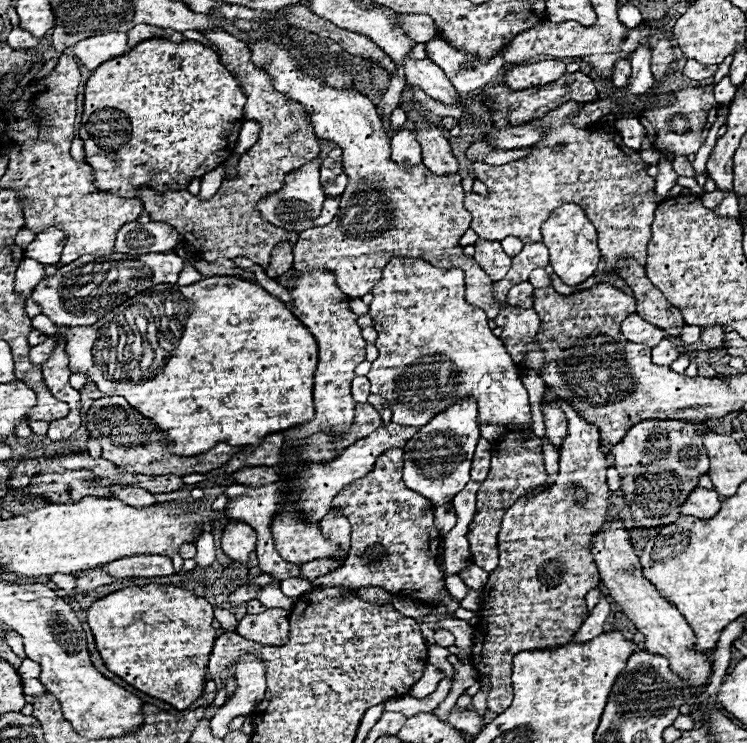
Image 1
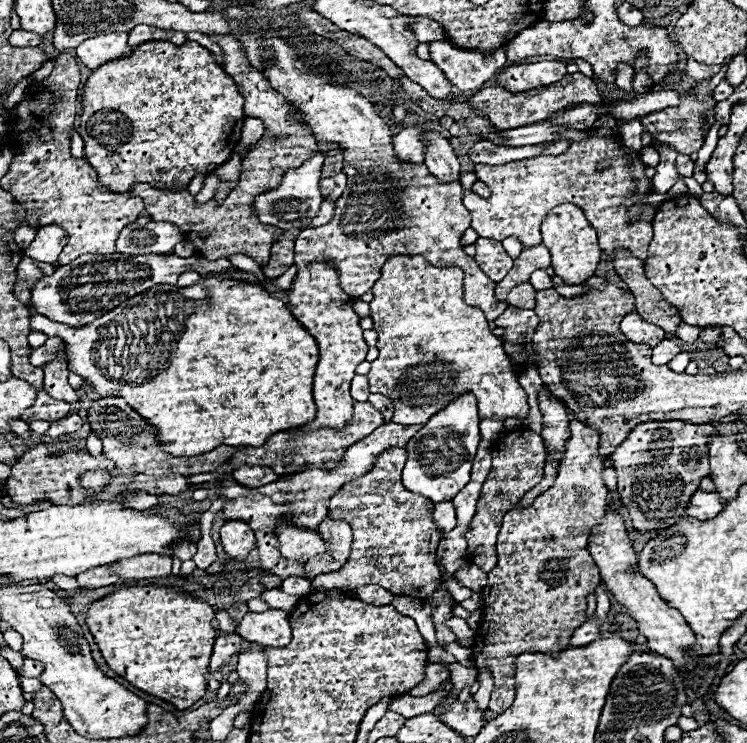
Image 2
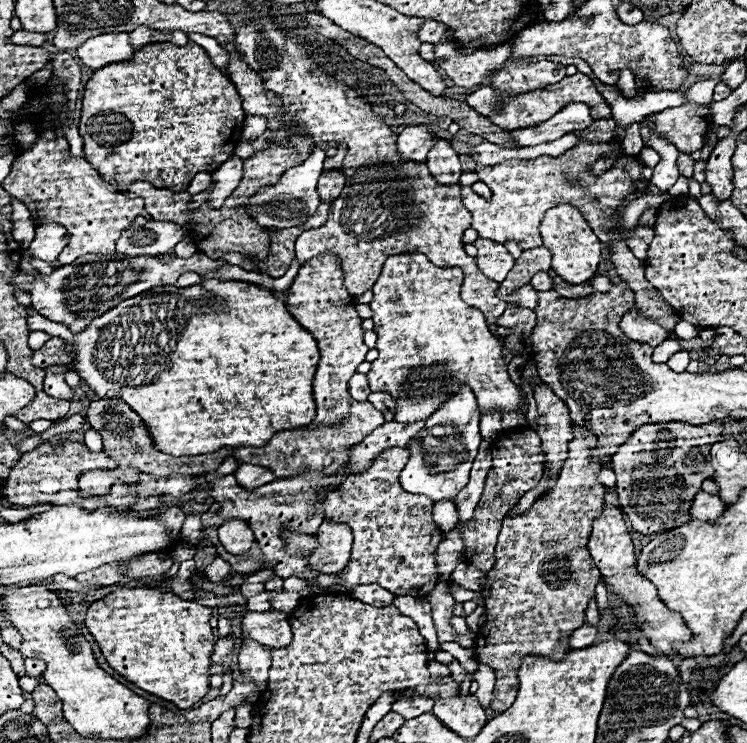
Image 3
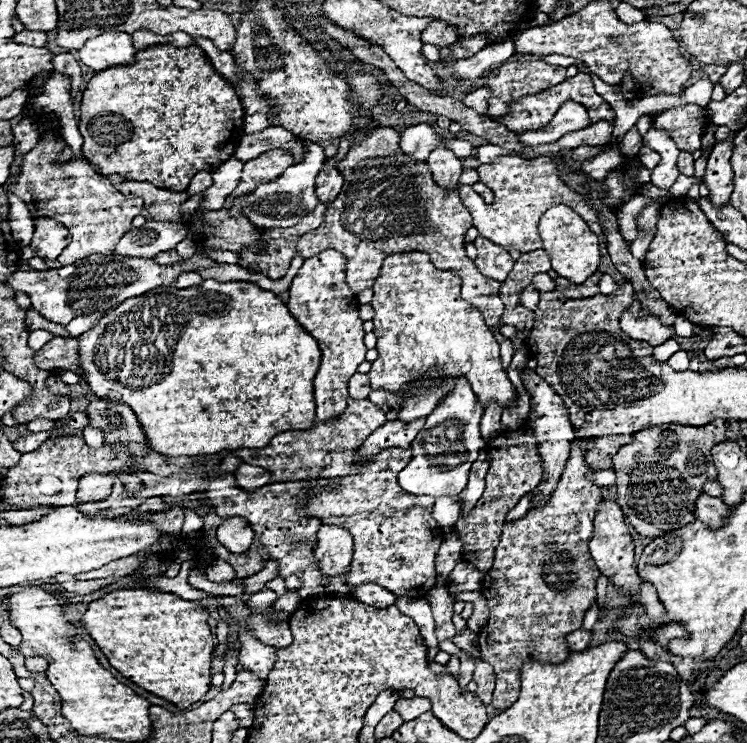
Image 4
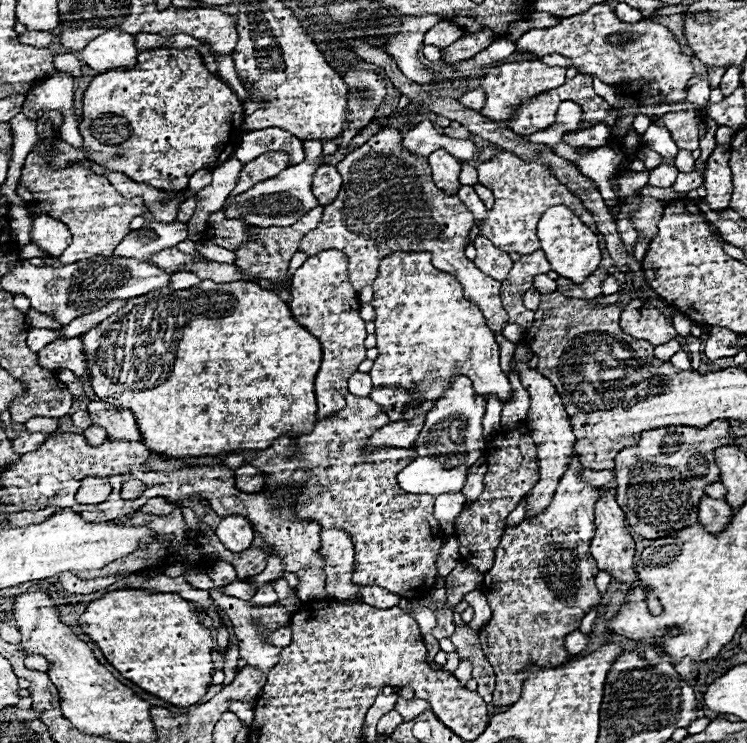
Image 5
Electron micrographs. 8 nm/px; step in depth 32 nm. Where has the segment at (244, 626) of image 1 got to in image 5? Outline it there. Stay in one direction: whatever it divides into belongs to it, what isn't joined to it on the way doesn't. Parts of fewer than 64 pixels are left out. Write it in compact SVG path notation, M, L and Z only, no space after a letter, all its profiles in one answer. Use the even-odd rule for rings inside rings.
M288 626L278 628L276 632L272 632L272 634L268 636L268 642L270 642L270 644L276 644L276 646L280 646L280 648L288 646L290 640L292 640L292 634L290 634L290 628L288 628Z

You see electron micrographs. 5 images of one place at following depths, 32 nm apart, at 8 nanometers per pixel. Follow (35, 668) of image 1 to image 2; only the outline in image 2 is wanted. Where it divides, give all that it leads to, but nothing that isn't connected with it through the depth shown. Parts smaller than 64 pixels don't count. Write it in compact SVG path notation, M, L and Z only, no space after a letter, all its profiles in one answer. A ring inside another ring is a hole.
M24 658L24 668L22 668L22 676L34 676L34 678L38 678L40 674L42 674L42 670L44 670L44 664L42 662L36 662L36 660L28 660L28 658Z

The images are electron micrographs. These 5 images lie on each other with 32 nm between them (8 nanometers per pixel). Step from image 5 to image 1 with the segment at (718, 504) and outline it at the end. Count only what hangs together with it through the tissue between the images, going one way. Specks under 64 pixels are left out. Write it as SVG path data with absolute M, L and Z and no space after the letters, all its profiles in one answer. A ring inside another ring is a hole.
M700 486L688 496L686 504L682 506L682 514L696 516L700 520L716 516L718 510L720 510L720 496L714 490L704 490Z

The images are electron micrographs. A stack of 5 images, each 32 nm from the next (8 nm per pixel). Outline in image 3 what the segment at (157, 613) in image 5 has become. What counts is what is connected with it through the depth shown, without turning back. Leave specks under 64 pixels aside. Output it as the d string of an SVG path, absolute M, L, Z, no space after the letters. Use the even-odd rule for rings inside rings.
M122 588L102 600L90 604L84 626L94 636L108 664L138 688L176 704L180 710L196 704L210 690L210 656L214 650L214 634L208 620L212 608L202 606L198 600L184 600L172 592L158 588Z

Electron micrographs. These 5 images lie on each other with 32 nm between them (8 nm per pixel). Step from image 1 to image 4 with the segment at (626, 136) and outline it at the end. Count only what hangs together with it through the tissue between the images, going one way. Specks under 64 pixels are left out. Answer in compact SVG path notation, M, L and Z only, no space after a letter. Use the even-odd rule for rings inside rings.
M634 126L632 130L626 132L626 136L624 136L624 140L622 140L622 152L624 152L626 156L636 156L640 148L642 148L642 136L638 134L638 130L636 130L636 126Z

